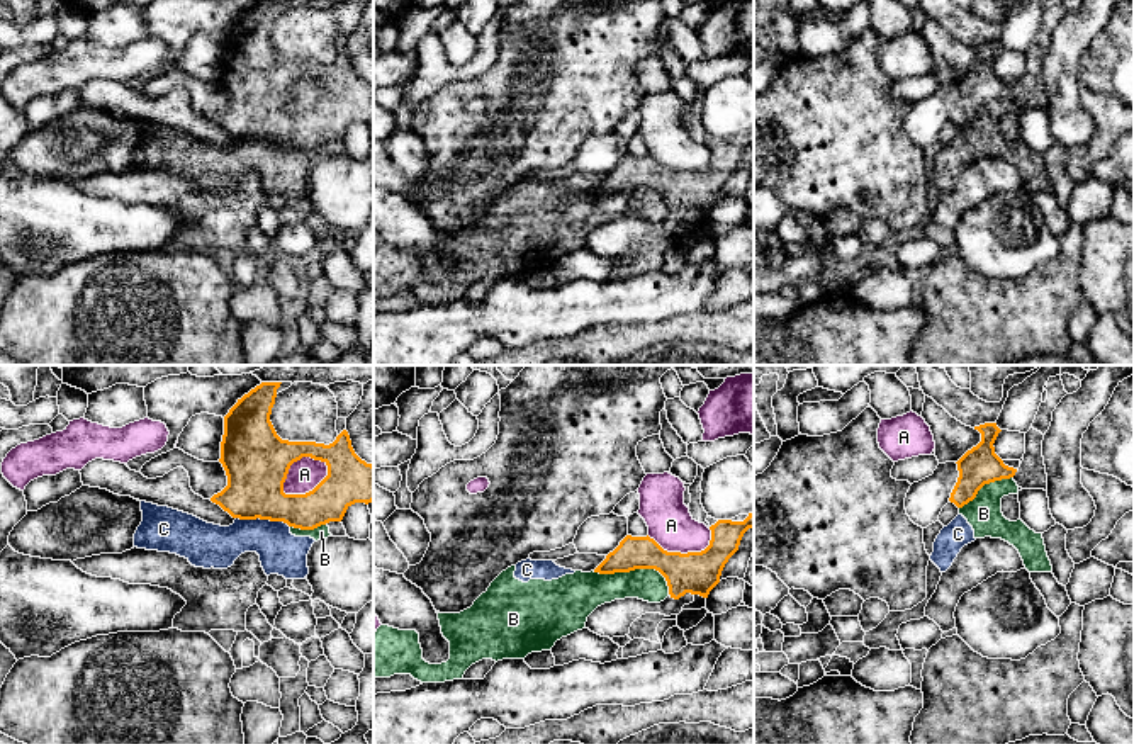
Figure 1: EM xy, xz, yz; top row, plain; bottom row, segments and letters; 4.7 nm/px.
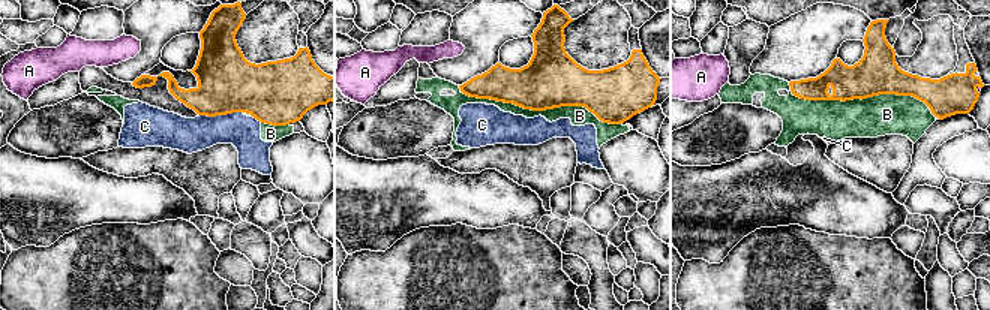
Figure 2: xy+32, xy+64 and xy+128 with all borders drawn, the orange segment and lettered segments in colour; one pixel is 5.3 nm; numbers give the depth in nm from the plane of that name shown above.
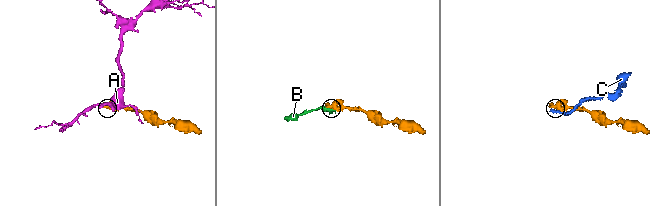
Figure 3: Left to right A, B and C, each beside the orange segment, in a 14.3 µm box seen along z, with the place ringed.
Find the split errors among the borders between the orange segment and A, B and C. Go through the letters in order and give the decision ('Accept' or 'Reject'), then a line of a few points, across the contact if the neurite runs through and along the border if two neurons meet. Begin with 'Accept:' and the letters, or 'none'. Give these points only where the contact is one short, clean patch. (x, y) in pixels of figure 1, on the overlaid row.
Accept: none
A: Reject
B: Reject
C: Reject

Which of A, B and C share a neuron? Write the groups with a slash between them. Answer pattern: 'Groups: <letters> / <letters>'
Groups: A / B C

